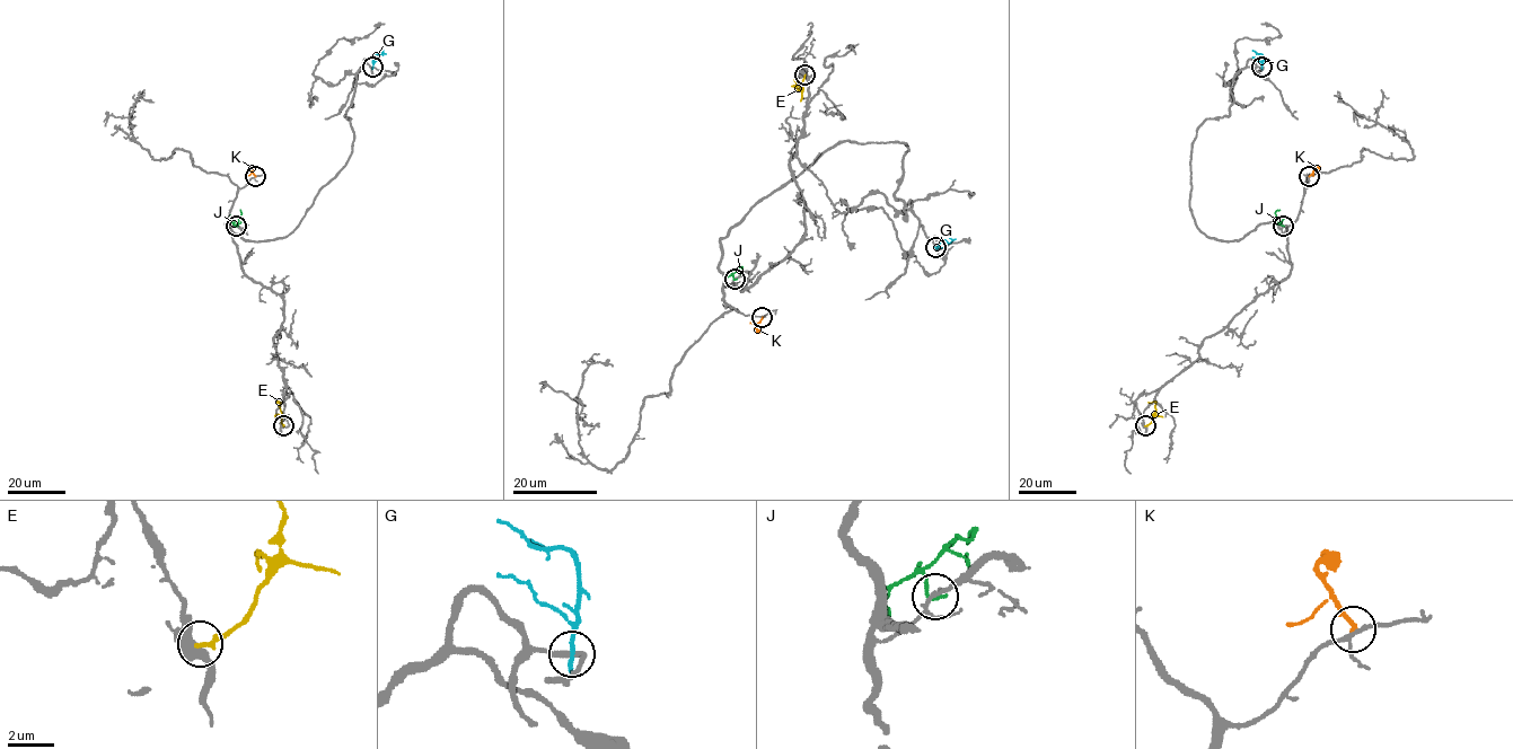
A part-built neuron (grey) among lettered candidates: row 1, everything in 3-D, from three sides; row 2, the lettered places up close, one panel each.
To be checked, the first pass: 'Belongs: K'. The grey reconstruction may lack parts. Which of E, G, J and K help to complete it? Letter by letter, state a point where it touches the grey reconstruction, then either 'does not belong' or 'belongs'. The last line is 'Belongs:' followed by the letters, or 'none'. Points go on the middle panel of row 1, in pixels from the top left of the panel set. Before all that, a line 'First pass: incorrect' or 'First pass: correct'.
First pass: correct
E: meets grey at (805, 75); does not belong
G: meets grey at (935, 247); does not belong
J: meets grey at (735, 279); does not belong
K: meets grey at (762, 317); belongs
Belongs: K

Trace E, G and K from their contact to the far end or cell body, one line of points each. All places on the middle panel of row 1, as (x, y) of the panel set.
E: (805, 76), (801, 90), (797, 88), (794, 79)
G: (935, 247), (951, 241), (951, 234)
K: (763, 317), (757, 333)

